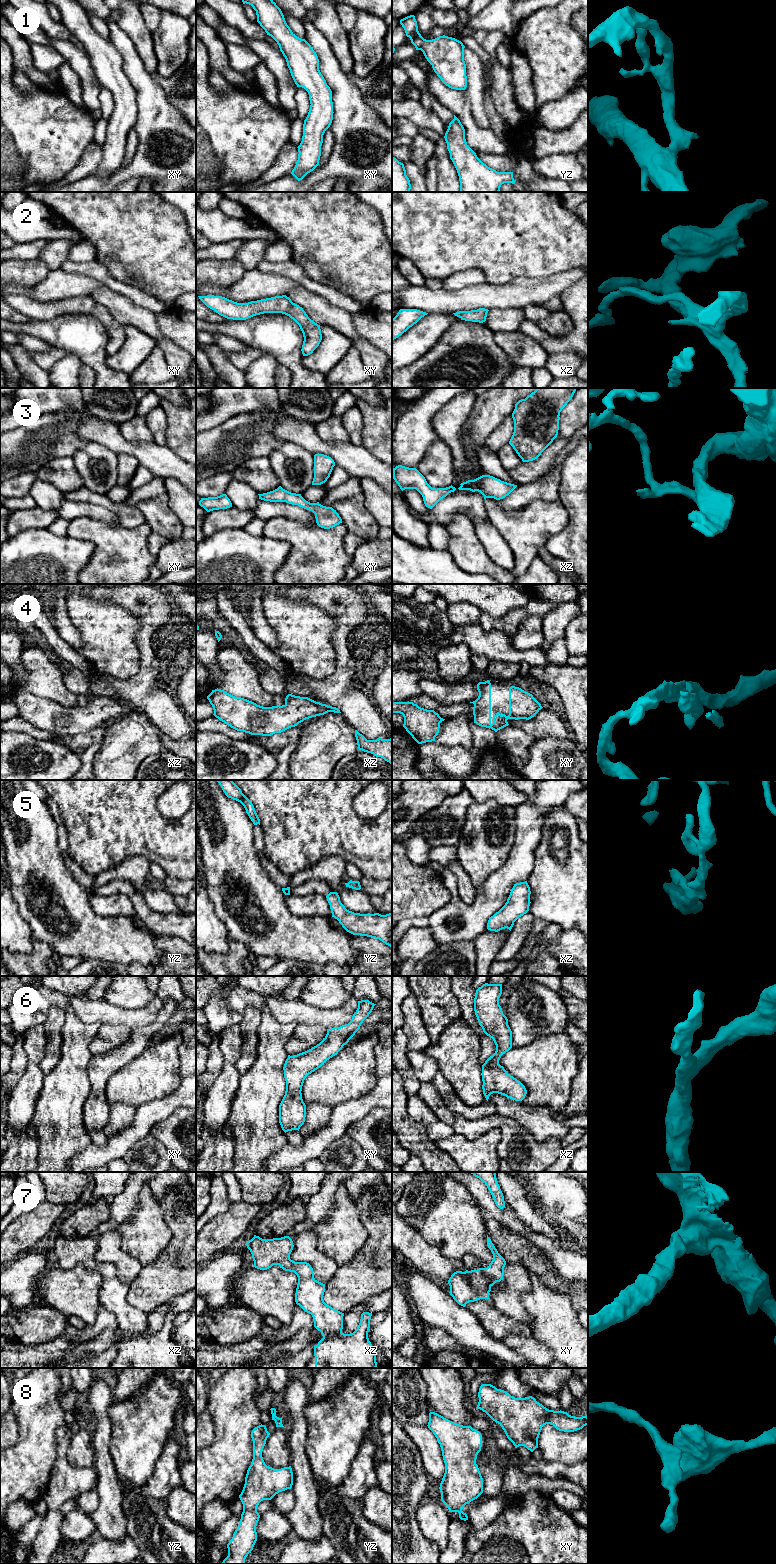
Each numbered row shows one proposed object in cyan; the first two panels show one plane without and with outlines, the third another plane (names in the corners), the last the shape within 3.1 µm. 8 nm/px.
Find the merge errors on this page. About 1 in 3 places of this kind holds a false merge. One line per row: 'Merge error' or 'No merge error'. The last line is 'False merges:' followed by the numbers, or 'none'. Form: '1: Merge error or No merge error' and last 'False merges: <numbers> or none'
1: No merge error
2: No merge error
3: No merge error
4: No merge error
5: No merge error
6: No merge error
7: No merge error
8: No merge error
False merges: none

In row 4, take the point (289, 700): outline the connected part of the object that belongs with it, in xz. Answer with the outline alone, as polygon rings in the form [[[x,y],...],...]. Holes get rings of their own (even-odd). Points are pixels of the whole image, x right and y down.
[[[218,688],[212,690],[207,699],[216,718],[237,731],[251,735],[271,736],[312,717],[328,712],[341,713],[336,707],[292,694],[286,696],[284,705],[272,707],[257,705]]]

